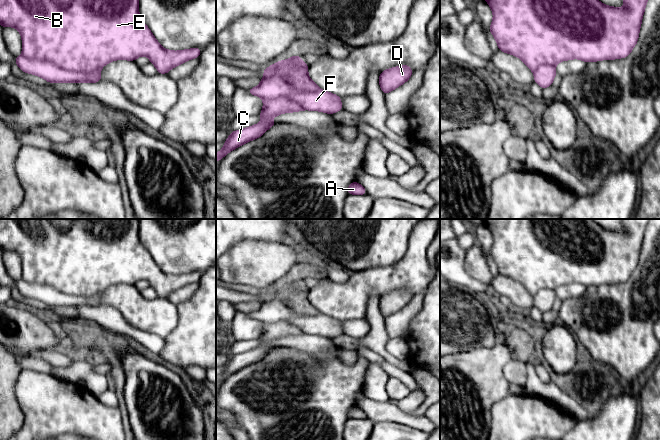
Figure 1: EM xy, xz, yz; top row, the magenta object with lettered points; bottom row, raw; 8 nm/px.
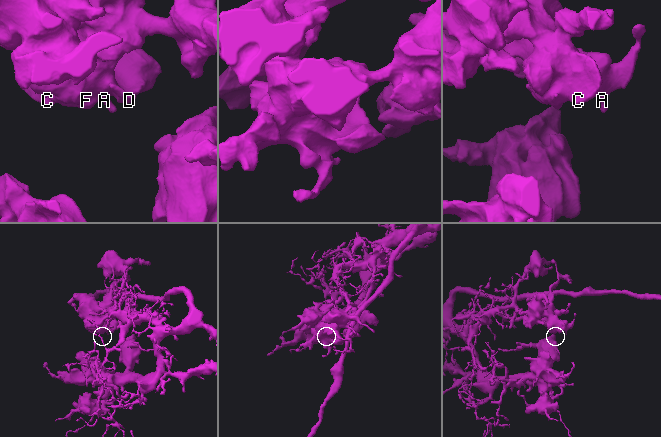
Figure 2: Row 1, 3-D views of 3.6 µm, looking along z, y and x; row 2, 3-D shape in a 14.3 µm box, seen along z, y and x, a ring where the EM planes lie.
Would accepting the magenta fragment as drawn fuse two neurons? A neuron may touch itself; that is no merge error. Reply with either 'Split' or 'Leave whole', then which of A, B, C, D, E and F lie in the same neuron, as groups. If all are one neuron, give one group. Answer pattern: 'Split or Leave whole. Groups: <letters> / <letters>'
Split. Groups: A B C D E / F

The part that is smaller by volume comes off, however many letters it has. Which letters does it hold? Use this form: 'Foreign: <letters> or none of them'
Foreign: F

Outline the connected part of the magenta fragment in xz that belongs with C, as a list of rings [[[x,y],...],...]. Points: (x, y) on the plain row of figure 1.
[[[286,321],[262,324],[263,333],[259,338],[262,345],[253,350],[243,352],[241,354],[235,354],[230,357],[228,363],[224,367],[223,372],[216,378],[217,387],[232,374],[261,361],[269,352],[277,348],[277,346],[271,345],[271,342],[283,337],[305,334],[300,327]]]

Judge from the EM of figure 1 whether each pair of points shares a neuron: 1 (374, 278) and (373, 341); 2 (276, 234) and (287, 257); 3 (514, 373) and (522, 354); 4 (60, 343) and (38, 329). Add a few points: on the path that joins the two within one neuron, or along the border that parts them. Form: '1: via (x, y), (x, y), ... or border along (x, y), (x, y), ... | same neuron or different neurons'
1: border along (376, 293), (373, 293), (368, 300), (365, 316) | different neurons
2: border along (254, 239), (277, 242) | different neurons
3: border along (512, 358), (525, 363) | different neurons
4: via (55, 340), (43, 334) | same neuron

